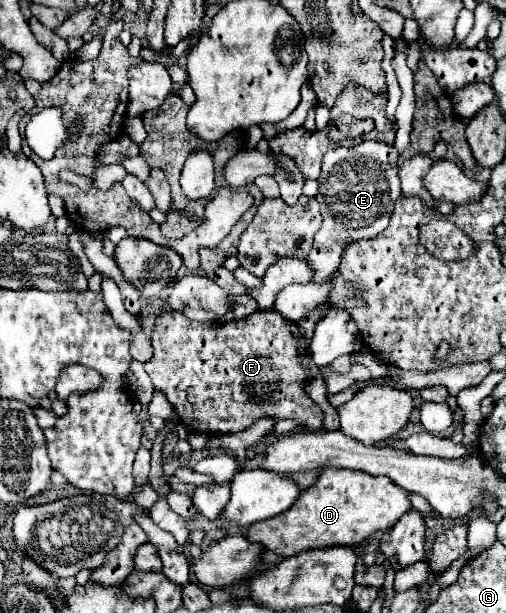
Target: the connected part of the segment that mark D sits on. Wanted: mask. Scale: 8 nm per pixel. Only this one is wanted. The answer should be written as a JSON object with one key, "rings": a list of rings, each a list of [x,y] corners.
{"rings":[[[322,469],[318,481],[302,491],[294,507],[272,519],[250,525],[247,539],[282,557],[324,547],[356,547],[364,545],[378,531],[394,527],[410,509],[410,493],[390,483],[386,477],[372,477],[350,469]]]}

